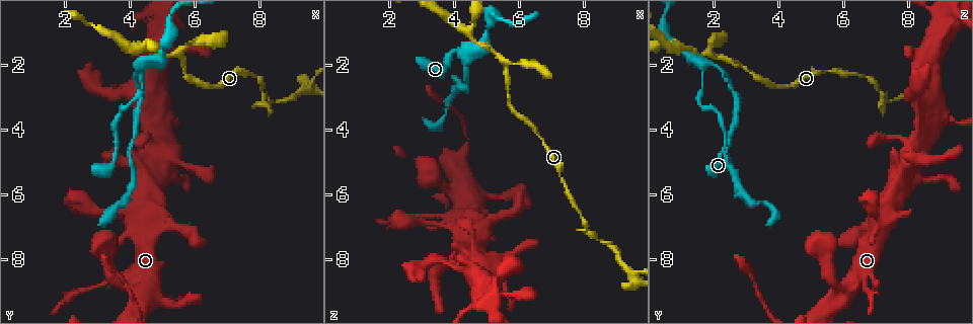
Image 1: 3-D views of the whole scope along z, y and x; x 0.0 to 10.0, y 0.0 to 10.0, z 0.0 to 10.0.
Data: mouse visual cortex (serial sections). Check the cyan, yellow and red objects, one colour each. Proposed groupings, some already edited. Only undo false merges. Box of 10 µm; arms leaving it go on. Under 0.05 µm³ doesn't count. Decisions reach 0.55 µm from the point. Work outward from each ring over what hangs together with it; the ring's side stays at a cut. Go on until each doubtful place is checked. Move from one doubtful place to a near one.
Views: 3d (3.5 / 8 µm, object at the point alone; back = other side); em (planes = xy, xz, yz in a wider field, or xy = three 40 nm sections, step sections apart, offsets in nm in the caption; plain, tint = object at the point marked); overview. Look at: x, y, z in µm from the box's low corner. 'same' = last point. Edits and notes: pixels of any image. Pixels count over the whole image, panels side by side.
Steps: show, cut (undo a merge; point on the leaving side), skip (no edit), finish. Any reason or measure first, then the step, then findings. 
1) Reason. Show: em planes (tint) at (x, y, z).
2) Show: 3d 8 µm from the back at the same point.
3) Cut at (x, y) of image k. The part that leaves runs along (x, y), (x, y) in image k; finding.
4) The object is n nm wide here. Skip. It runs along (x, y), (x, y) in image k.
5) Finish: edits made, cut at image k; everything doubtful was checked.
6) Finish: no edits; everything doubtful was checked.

Three-way junction. Show: 3d 3.5 µm from the back at (4.35, 2.00, 1.65).

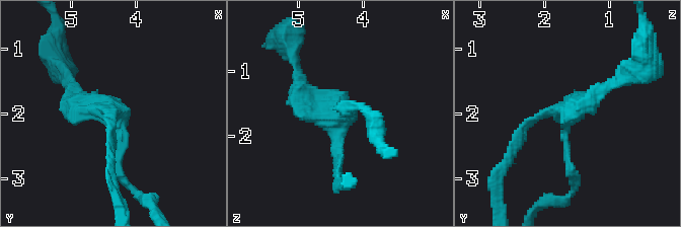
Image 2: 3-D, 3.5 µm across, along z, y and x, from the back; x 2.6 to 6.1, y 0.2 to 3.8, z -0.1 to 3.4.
Show: em xy step 1 (tint) at (4.40, 2.05, 1.70).

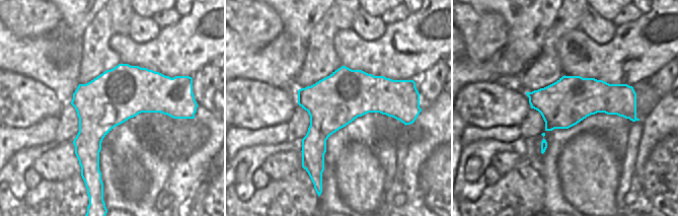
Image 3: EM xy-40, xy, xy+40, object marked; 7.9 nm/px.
The object is 420 nm wide here. Skip. It runs along (123, 178), (114, 119), (73, 103), (73, 87) in image 2; continuous, no second cell.

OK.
Show: em xy step 2 (tint) at (5.55, 1.75, 1.95).

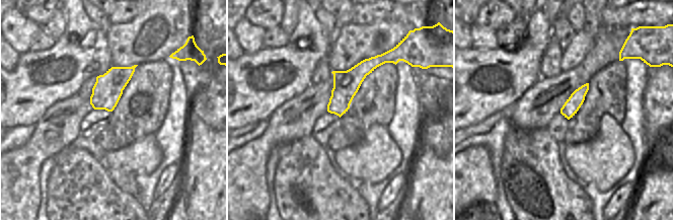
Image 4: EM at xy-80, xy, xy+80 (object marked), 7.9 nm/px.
Show: 3d 3.5 µm at the same point.

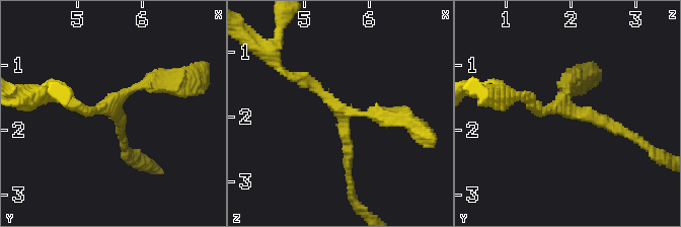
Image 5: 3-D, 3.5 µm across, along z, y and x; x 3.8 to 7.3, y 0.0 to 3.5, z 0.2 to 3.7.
3 arms meet here; the arms are 150, 200, 200 nm wide. Skip. It runs along (349, 174), (343, 115), (293, 76) in image 5; continuous, no second cell.

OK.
Branch point. Show: 3d 3.5 µm at (4.40, 1.50, 1.00).

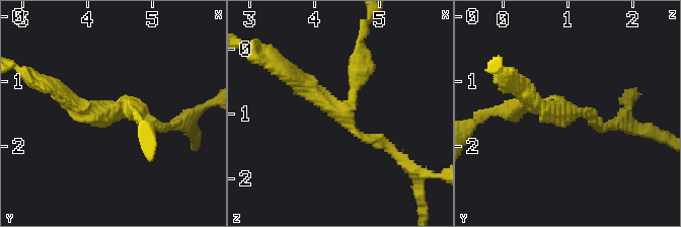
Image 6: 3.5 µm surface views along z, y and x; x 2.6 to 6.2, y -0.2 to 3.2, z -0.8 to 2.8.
3 arms meet here; the arms are 200, 200, 300 nm wide; need the tissue. Show: em xy step 1 (tint) at (4.45, 1.45, 1.05).

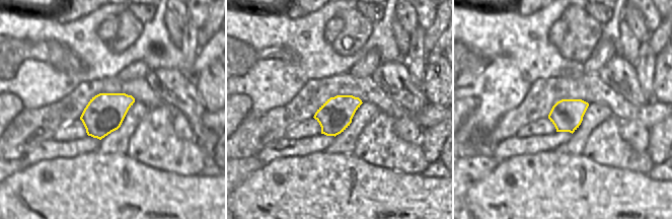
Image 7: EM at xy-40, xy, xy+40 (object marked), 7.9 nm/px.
Skip. It runs along (392, 151), (358, 133), (290, 75) in image 6; all the same cell.

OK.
Finish: no edits; everything doubtful was checked.

